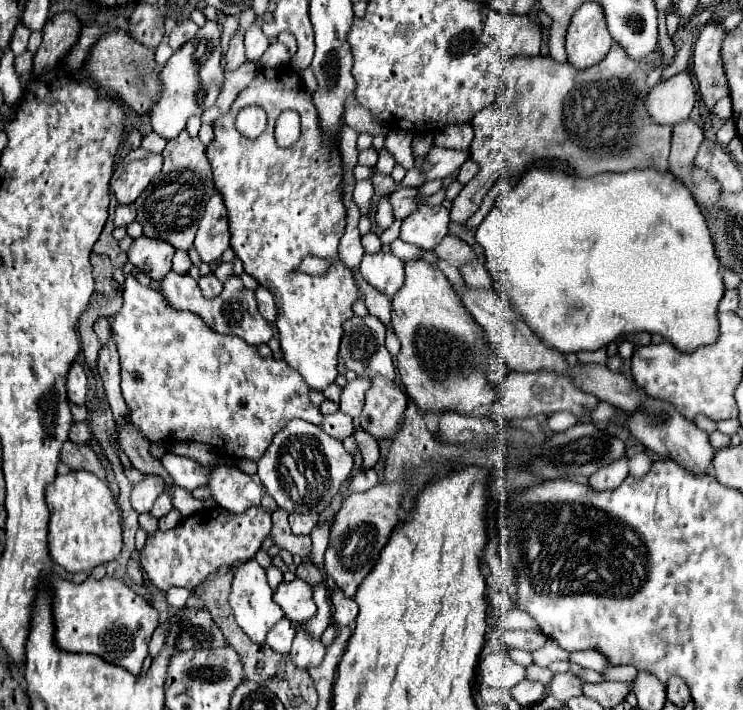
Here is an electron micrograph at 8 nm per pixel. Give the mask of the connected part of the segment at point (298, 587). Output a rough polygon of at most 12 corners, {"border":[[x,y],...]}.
{"border":[[295,578],[273,592],[293,622],[315,616],[313,588]]}

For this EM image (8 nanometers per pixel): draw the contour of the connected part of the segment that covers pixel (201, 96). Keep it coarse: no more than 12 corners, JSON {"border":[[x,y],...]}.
{"border":[[207,20],[163,68],[153,130],[171,140],[223,86],[221,30]]}

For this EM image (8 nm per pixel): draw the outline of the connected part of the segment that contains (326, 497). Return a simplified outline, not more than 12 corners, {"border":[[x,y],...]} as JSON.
{"border":[[291,420],[257,460],[287,512],[323,512],[353,458]]}

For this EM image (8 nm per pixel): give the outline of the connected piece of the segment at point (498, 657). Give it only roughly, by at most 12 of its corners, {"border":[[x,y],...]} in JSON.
{"border":[[491,650],[481,658],[481,684],[513,688],[525,668],[509,652]]}

